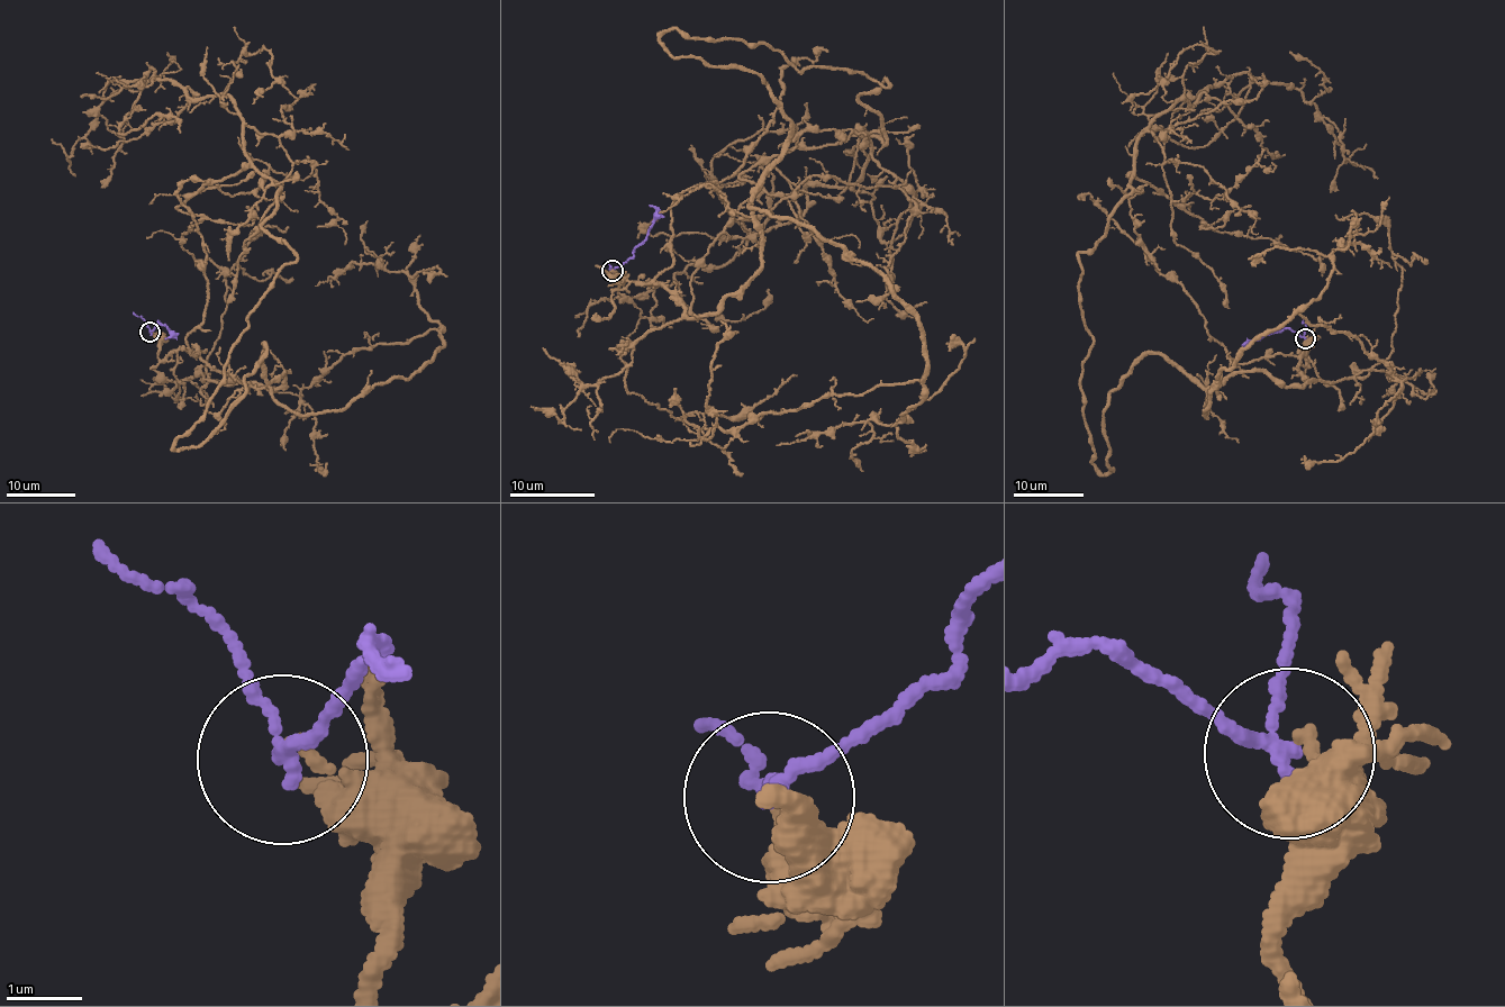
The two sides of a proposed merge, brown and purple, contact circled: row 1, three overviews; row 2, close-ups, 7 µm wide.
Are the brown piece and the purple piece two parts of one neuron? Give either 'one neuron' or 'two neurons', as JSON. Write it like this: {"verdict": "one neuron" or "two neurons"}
{"verdict": "two neurons"}

